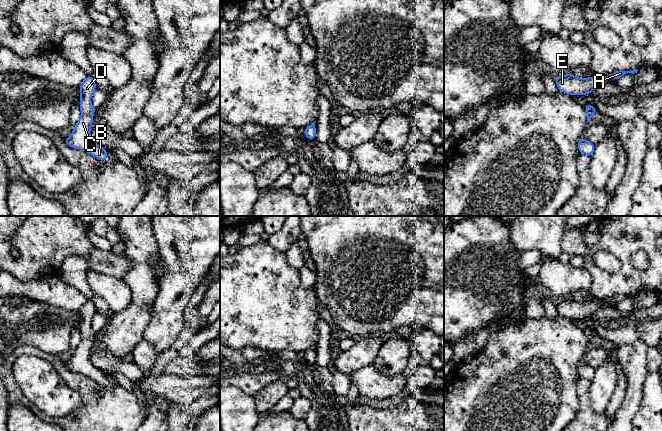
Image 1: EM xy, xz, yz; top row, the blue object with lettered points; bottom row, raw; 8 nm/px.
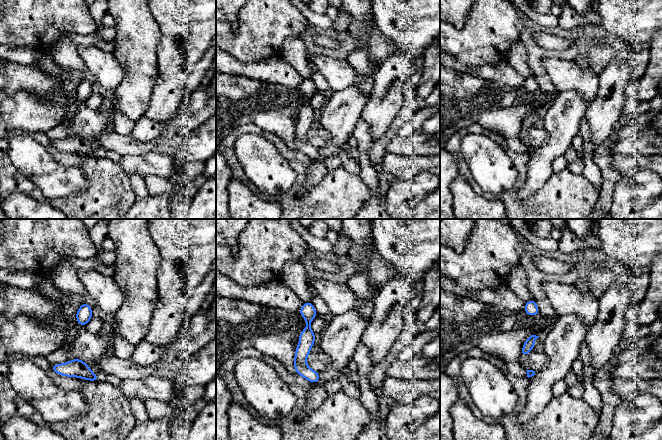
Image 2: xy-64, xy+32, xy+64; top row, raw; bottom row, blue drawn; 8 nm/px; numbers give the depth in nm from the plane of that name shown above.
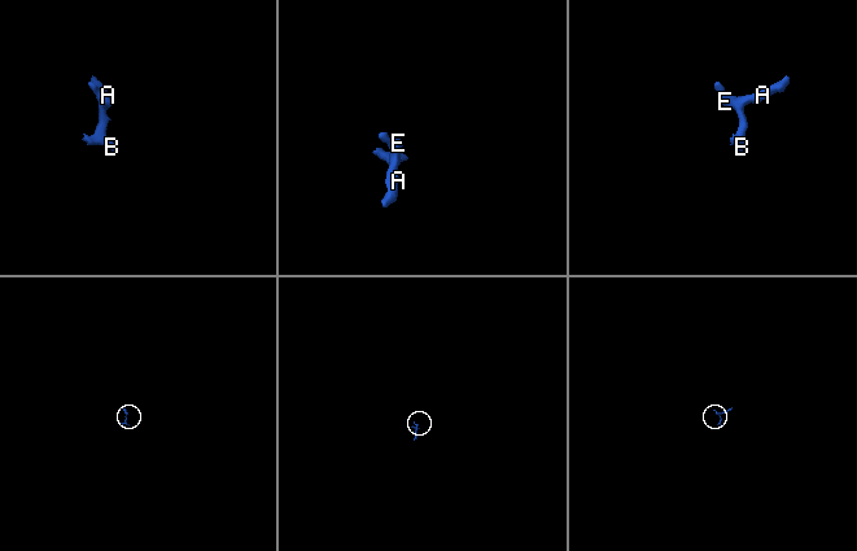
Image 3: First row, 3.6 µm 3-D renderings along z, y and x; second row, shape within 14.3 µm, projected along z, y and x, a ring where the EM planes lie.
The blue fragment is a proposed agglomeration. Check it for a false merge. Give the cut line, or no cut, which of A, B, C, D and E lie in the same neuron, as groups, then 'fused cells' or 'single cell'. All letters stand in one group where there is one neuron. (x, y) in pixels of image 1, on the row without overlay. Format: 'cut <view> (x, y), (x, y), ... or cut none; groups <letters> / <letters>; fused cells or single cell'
cut none; groups A B C D E; single cell

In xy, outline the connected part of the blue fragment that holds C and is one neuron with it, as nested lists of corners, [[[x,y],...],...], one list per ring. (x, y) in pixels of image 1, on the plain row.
[[[88,299],[80,309],[80,333],[81,341],[76,347],[71,359],[64,363],[66,368],[75,373],[81,373],[97,383],[105,386],[108,382],[108,376],[96,368],[90,361],[90,354],[93,350],[93,338],[96,333],[91,328],[91,320],[97,312],[91,299]]]

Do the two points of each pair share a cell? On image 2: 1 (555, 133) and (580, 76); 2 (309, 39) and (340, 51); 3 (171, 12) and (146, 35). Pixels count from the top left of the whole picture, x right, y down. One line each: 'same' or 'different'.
1: different
2: same
3: different

